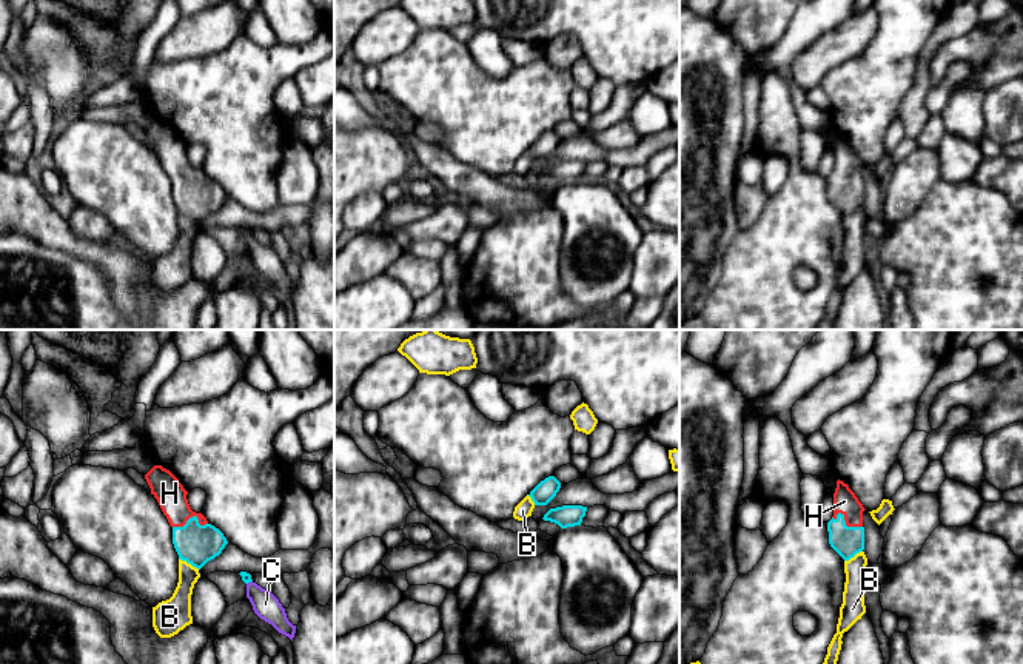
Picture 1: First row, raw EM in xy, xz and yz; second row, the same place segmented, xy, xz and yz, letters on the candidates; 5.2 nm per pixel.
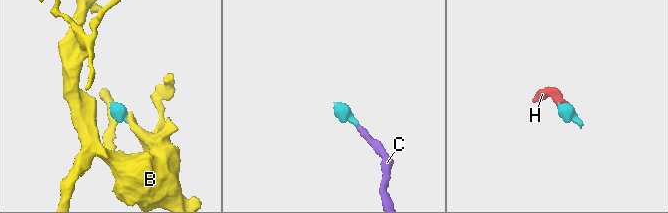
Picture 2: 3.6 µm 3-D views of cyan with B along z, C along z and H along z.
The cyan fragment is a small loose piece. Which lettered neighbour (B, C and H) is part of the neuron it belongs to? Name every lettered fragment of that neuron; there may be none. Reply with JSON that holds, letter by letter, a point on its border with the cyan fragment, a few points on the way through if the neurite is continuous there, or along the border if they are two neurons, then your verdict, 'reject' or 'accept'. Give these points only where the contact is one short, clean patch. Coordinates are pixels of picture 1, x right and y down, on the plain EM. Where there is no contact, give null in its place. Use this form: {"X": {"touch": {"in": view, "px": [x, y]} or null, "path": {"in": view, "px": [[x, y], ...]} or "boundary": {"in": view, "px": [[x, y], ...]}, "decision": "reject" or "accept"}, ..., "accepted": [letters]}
{"B": {"touch": {"in": "xy", "px": [190, 217]}, "boundary": {"in": "xy", "px": [[179, 213], [199, 224]]}, "decision": "reject"}, "C": {"touch": {"in": "xy", "px": [248, 236]}, "path": {"in": "xy", "px": [[245, 231], [248, 236], [254, 248], [265, 259]]}, "decision": "accept"}, "H": {"touch": {"in": "xy", "px": [190, 173]}, "path": {"in": "xy", "px": [[196, 199], [190, 185], [190, 173], [173, 156], [170, 148]]}, "decision": "accept"}, "accepted": ["C", "H"]}

